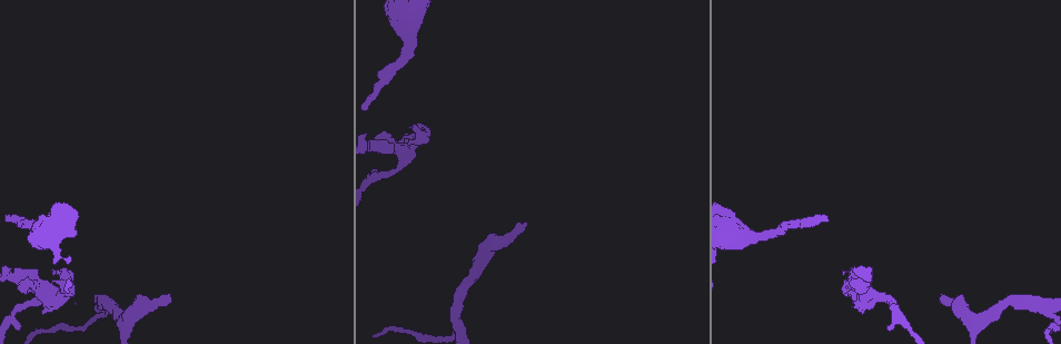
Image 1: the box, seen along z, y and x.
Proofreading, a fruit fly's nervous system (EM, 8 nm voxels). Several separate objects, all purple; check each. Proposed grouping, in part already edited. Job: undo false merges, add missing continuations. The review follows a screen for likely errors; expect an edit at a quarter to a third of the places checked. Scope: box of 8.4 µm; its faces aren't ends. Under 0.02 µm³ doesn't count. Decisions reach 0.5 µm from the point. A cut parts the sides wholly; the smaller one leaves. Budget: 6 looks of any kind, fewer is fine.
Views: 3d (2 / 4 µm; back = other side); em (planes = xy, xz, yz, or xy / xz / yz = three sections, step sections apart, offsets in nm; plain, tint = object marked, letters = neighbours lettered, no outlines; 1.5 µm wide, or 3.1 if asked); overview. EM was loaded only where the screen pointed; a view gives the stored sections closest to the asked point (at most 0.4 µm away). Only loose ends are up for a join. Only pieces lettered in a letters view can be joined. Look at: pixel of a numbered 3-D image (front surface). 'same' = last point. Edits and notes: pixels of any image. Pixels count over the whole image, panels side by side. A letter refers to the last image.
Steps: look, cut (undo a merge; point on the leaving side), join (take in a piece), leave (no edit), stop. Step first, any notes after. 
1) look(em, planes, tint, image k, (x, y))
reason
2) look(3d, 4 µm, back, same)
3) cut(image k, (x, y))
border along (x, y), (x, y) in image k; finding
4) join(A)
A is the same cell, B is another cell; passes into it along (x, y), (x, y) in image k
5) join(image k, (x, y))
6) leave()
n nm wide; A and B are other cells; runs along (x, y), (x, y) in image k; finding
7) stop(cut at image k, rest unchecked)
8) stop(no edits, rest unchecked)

look(3d, 4 µm, image 1, (376, 168))
an open end

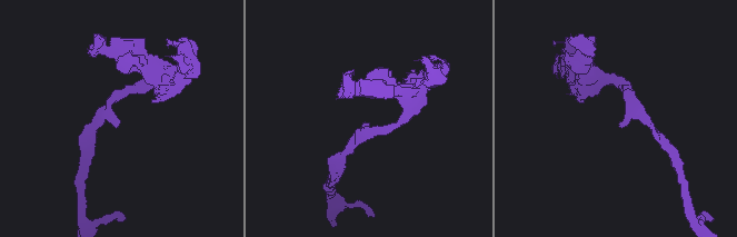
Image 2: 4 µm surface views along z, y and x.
look(em, planes, tint, image 2, (368, 122))

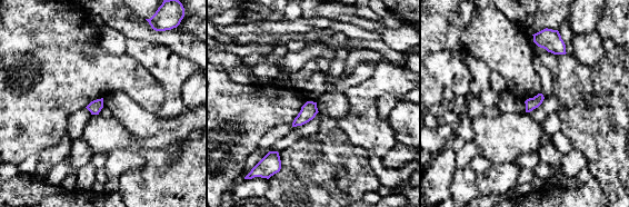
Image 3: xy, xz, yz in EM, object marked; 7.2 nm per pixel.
look(em, planes, letters, same)
see the neighbours

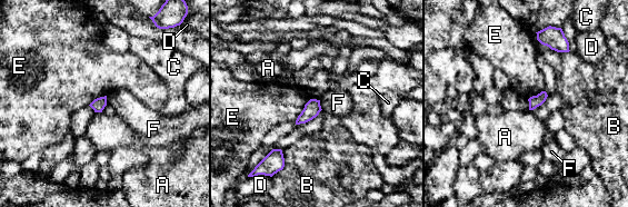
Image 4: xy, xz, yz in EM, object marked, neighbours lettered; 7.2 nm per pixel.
leave()
90 nm wide; A, B, C, D, E and F are other cells; border along (319, 100), (322, 109) in image 4; none of them fits

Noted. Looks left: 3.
look(em, xy, step 8, tint, image 1, (769, 234))
calibre changes

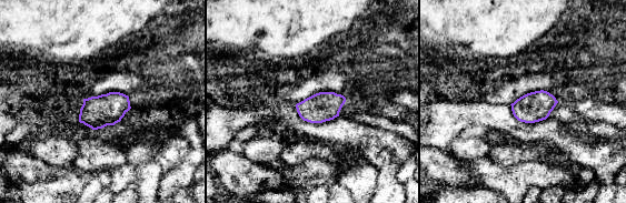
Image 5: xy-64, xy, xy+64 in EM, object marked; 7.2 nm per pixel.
look(em, yz, step 8, letters, same)
another direction

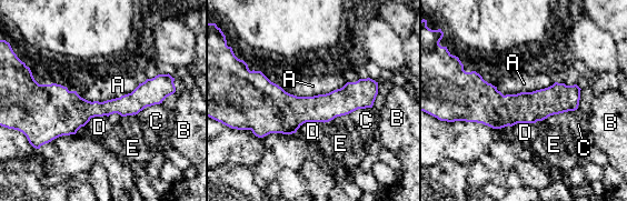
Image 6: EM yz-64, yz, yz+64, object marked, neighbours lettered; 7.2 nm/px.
leave()
A, B, C, D and E are other cells; runs along (172, 89), (107, 108), (57, 94) in image 6; all the same cell

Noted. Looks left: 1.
look(em, planes, letters, image 1, (168, 296))
free end

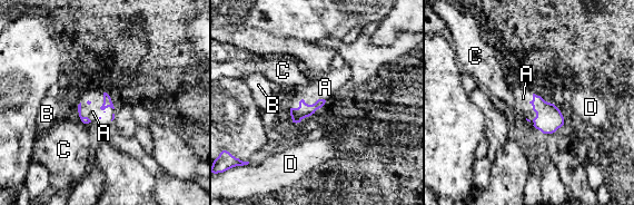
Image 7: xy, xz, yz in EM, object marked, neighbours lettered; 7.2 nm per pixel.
join(A)
A is the same cell, B, C and D are other cells; passes into it along (548, 118), (533, 109), (523, 98) in image 7; the cell continues

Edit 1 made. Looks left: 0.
stop(join at image 7, rest unchecked)

